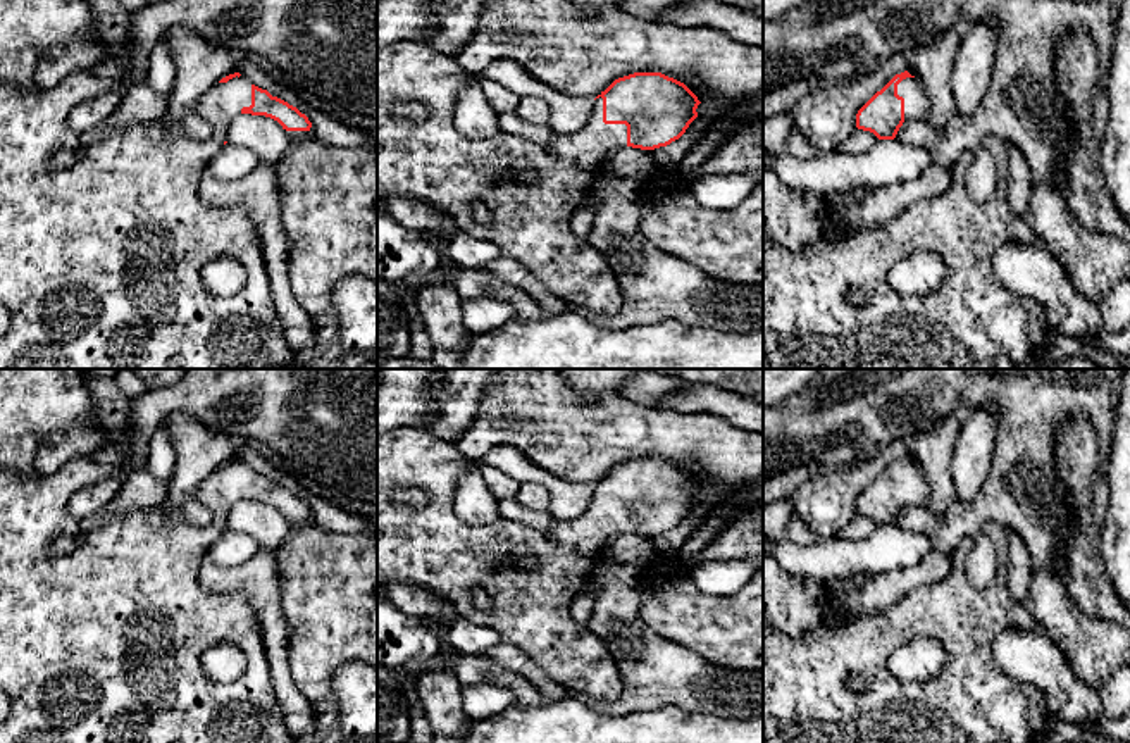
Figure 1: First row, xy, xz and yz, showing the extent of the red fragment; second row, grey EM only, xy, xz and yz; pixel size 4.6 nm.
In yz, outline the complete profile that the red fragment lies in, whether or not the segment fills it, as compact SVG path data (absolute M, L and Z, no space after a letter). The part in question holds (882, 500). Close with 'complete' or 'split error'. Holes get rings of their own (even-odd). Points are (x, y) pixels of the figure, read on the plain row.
M908 457L896 460L856 500L856 514L879 526L894 526L904 507L928 507L930 486Z | split error

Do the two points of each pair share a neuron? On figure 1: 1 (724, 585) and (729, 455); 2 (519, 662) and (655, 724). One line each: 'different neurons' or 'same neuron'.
1: different neurons
2: different neurons

